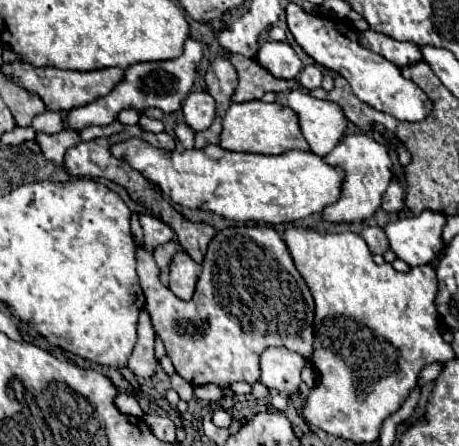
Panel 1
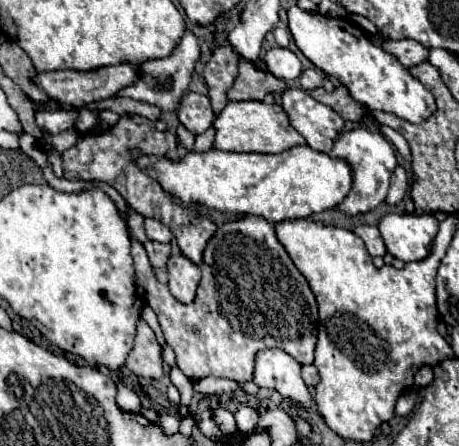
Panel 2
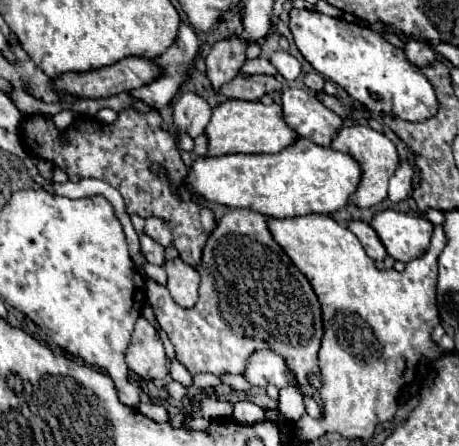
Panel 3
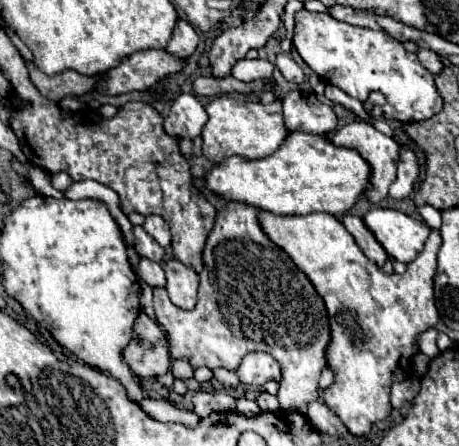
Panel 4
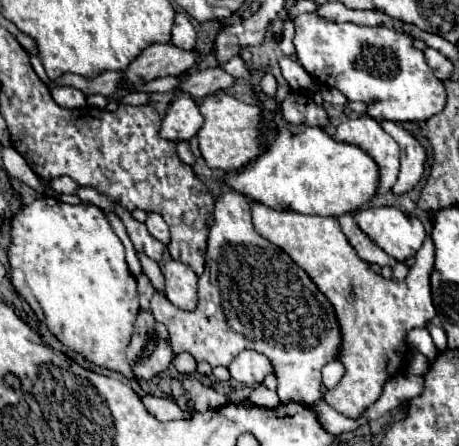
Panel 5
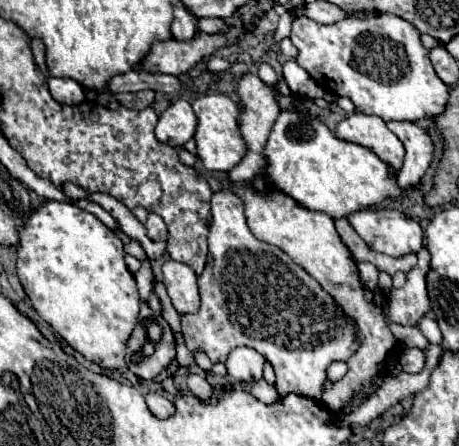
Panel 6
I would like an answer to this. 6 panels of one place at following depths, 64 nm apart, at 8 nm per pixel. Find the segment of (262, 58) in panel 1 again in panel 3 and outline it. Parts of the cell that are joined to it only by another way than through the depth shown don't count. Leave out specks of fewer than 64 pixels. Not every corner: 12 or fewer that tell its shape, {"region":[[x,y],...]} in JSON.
{"region":[[284,50],[270,56],[272,66],[284,80],[302,74],[300,62]]}

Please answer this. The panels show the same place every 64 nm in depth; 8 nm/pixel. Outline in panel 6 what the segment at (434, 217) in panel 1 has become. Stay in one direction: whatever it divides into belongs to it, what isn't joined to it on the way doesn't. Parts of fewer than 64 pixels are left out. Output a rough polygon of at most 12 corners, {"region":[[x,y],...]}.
{"region":[[398,210],[348,220],[366,244],[402,258],[424,246],[422,226]]}

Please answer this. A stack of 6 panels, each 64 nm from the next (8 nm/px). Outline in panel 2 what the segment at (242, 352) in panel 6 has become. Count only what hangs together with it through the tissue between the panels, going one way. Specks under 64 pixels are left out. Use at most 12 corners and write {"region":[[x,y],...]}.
{"region":[[284,350],[256,354],[254,382],[298,400],[306,410],[312,396],[300,364]]}

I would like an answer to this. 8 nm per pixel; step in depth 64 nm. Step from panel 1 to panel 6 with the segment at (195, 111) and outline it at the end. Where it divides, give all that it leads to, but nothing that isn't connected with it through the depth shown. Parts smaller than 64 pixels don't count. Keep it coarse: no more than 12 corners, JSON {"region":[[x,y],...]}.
{"region":[[188,100],[166,108],[156,138],[184,146],[196,132],[198,118]]}

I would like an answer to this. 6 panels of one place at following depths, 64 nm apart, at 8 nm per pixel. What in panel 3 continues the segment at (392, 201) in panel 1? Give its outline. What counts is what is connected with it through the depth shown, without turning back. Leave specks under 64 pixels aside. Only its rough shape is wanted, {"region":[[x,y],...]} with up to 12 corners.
{"region":[[398,164],[390,178],[388,198],[400,202],[412,190],[412,166]]}

